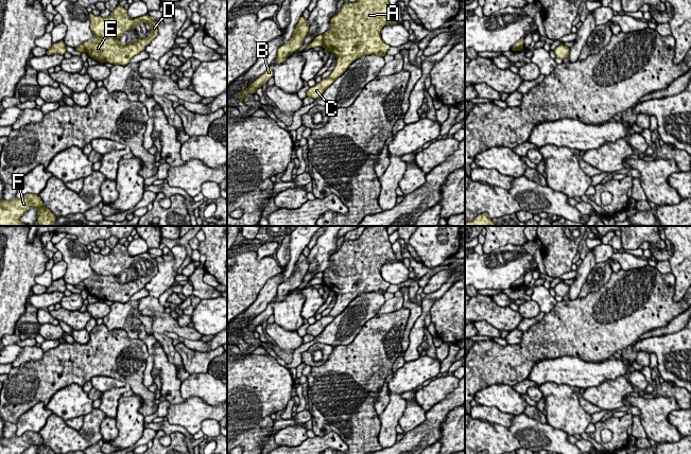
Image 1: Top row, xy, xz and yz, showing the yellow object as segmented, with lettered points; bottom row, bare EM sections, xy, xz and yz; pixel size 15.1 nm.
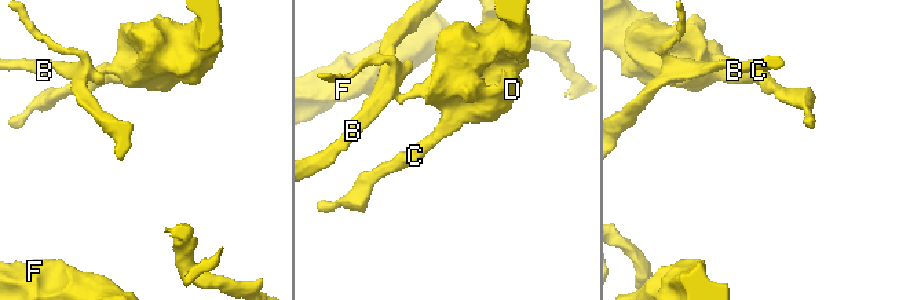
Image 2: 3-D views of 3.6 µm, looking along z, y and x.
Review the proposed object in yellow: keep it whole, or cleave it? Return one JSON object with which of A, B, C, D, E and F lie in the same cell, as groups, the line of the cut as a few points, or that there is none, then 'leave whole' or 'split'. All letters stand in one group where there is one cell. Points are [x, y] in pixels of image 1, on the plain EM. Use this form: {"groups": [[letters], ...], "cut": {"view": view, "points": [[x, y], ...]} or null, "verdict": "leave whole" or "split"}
{"groups": [["A", "C", "D", "E"], ["B", "F"]], "cut": {"view": "xz", "points": [[322, 273], [323, 283]]}, "verdict": "split"}

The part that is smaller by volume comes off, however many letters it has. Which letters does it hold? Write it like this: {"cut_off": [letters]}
{"cut_off": ["A", "C", "D", "E"]}

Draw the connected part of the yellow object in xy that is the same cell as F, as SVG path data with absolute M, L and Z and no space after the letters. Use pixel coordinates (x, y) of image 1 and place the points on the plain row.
M25 432L22 436L13 436L11 438L0 438L0 454L22 454L28 448L35 446L38 449L37 454L55 454L42 441L37 432Z

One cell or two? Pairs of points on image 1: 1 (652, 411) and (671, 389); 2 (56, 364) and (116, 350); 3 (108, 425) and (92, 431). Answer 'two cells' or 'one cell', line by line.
1: two cells
2: one cell
3: two cells

